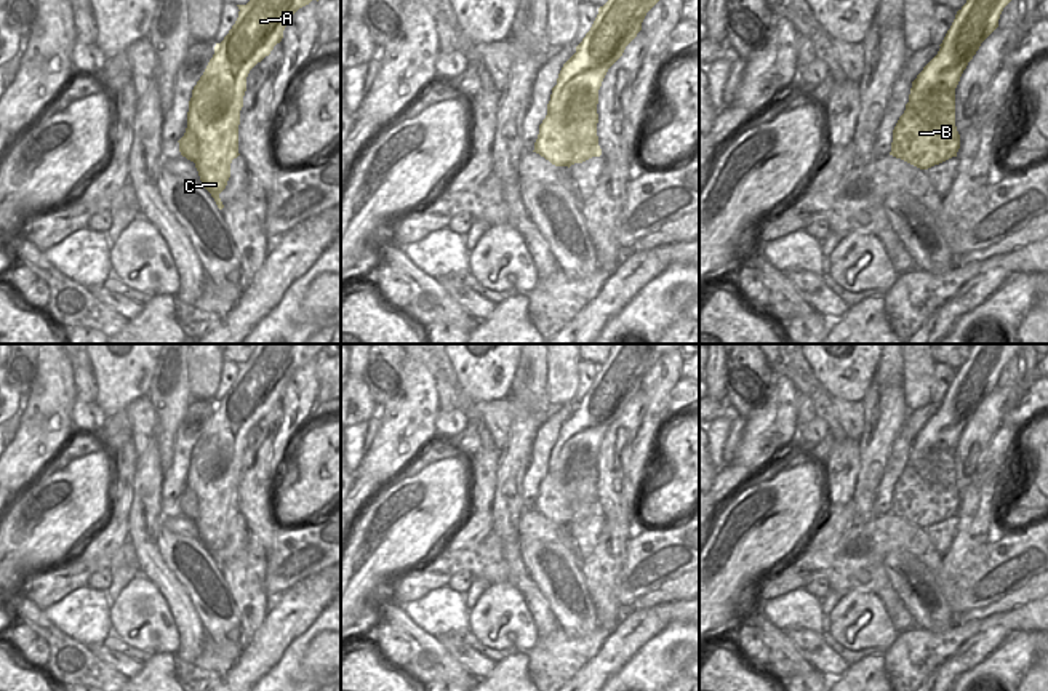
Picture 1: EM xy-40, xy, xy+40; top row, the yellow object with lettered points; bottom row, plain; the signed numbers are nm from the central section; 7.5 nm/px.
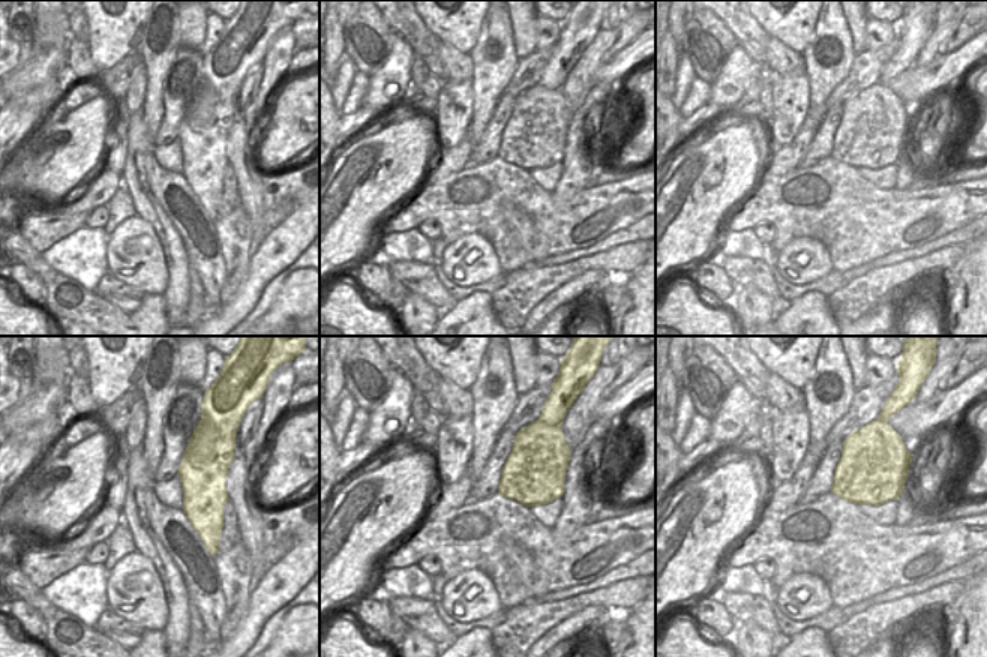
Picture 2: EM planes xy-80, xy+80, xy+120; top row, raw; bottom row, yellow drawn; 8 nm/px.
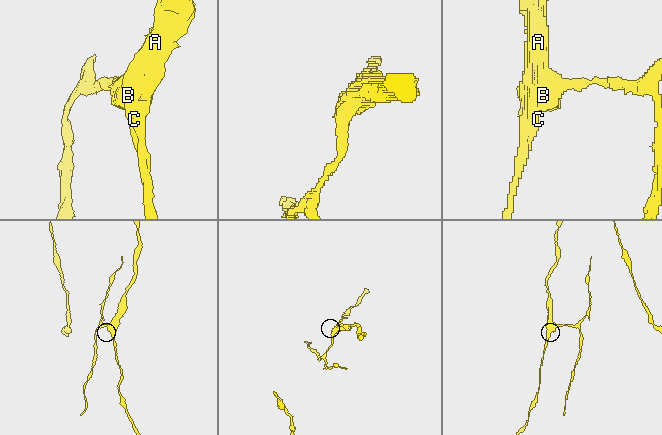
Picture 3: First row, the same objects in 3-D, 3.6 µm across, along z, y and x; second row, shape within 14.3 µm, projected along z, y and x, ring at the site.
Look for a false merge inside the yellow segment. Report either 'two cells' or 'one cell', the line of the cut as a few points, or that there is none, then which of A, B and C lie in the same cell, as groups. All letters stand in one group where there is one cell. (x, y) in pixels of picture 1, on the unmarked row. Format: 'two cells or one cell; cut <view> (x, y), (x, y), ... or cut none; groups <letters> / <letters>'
two cells; cut xy-40 (226, 443), (221, 443), (205, 459), (202, 471); groups A C / B

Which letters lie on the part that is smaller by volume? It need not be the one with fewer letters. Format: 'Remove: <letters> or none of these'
Remove: B

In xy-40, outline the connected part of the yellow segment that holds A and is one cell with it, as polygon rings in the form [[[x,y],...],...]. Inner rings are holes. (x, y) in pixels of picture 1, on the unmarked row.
[[[256,344],[250,360],[238,365],[238,376],[221,401],[216,401],[214,413],[210,417],[203,433],[192,448],[187,470],[187,486],[195,491],[200,504],[195,526],[205,547],[211,552],[219,568],[224,566],[219,552],[226,547],[230,536],[230,521],[238,512],[238,483],[243,454],[246,449],[246,435],[250,429],[270,413],[274,405],[282,400],[283,389],[293,373],[320,358],[326,344]],[[219,445],[227,445],[224,459],[230,457],[230,465],[219,475],[205,473],[202,465],[206,457],[218,453]]]

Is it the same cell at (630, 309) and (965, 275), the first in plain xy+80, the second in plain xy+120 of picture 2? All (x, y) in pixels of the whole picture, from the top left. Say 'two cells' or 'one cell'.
one cell

